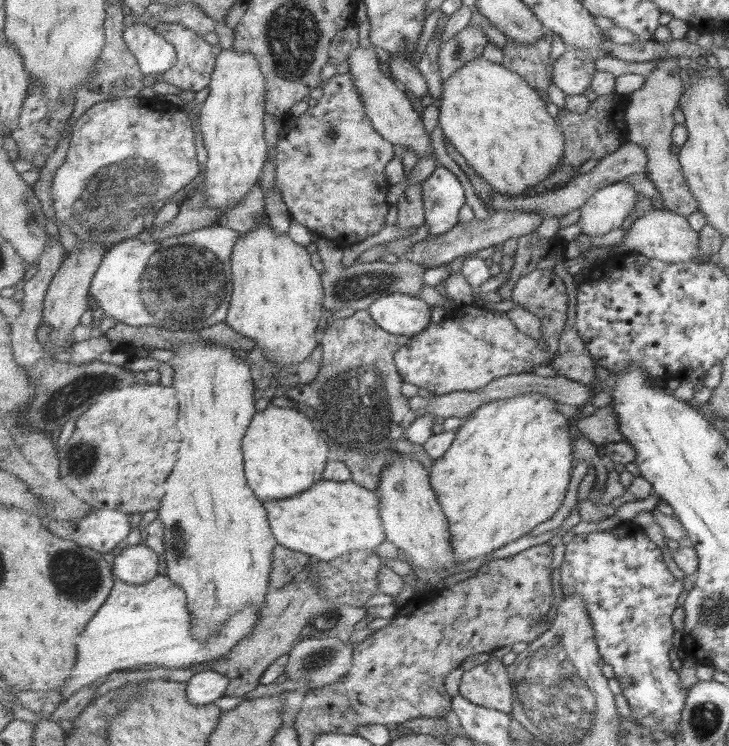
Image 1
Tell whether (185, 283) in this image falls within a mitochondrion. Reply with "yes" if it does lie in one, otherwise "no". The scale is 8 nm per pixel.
yes

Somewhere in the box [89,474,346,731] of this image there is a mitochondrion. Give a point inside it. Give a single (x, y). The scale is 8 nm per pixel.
(313, 664)

